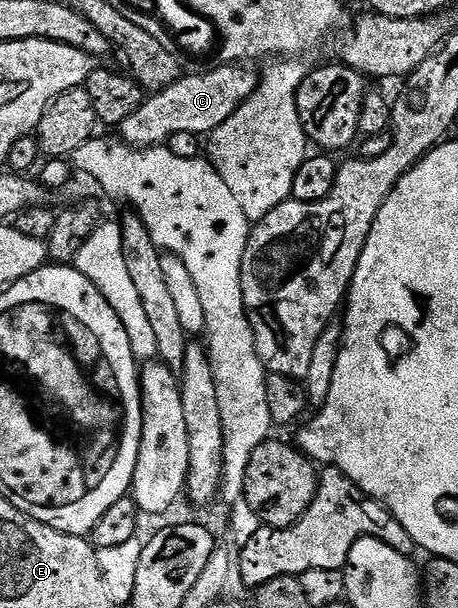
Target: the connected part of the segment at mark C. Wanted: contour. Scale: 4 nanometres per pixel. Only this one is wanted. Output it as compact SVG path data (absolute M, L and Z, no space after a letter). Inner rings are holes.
M230 63L206 68L205 73L182 75L175 84L166 89L156 90L146 96L145 102L135 111L135 115L127 115L125 122L119 126L124 144L130 147L161 147L168 142L171 135L179 135L179 131L187 131L198 135L208 135L219 128L249 96L259 84L259 73L248 69L245 63Z

